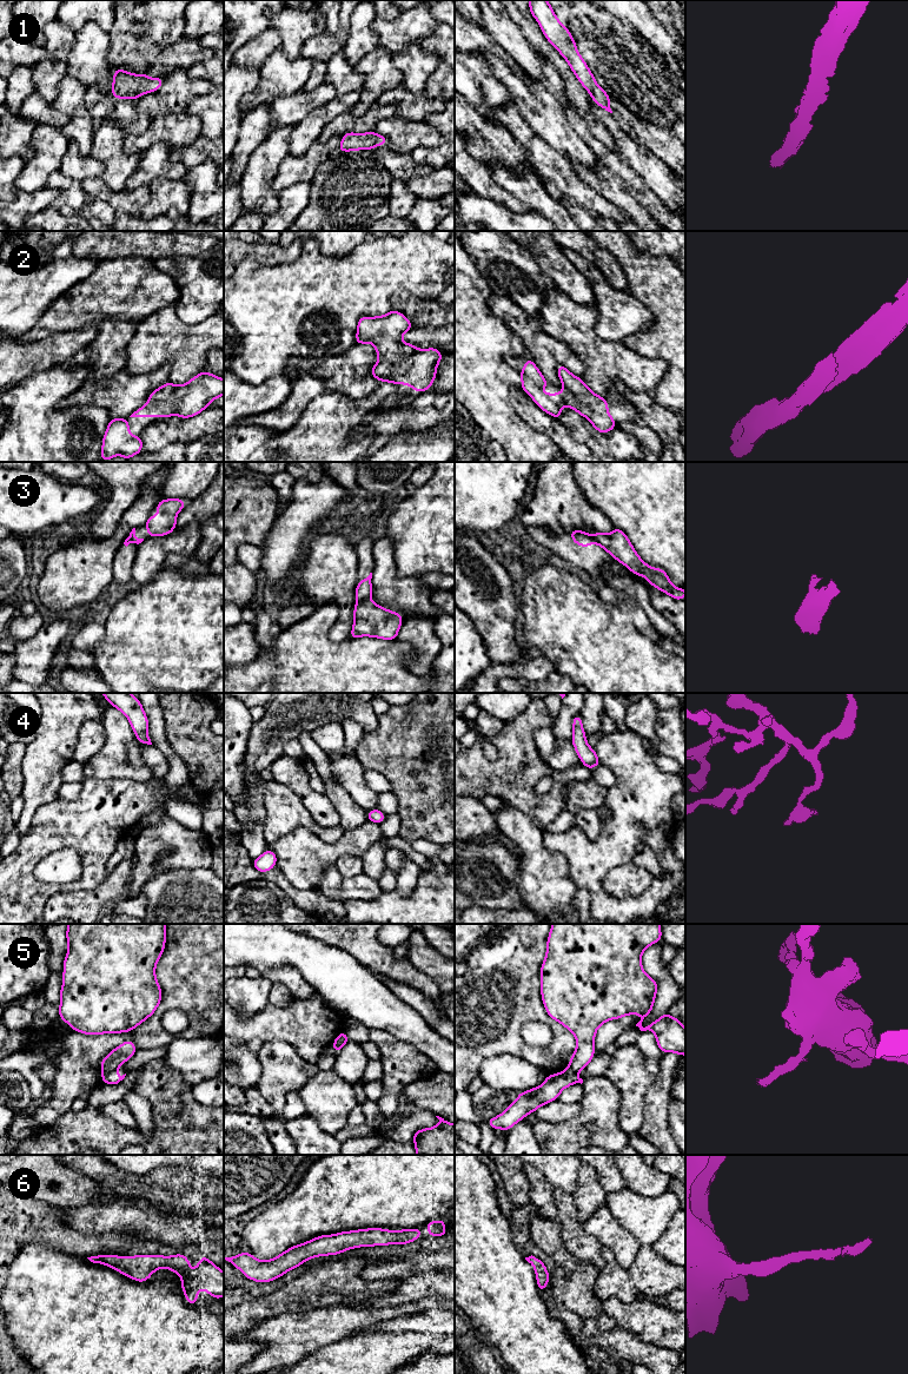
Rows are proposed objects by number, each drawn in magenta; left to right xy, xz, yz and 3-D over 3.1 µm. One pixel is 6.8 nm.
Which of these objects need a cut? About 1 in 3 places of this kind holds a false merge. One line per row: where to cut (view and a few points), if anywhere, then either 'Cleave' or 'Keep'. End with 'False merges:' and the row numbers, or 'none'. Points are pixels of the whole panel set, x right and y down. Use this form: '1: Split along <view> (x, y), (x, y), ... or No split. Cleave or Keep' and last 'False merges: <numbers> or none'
1: No split. Keep
2: Split along xz (418, 349), (395, 361), (378, 361). Cleave
3: Split along xz (364, 599), (357, 603). Cleave
4: No split. Keep
5: Split along xy (116, 1068), (103, 1072). Cleave
6: No split. Keep
False merges: 2, 3, 5

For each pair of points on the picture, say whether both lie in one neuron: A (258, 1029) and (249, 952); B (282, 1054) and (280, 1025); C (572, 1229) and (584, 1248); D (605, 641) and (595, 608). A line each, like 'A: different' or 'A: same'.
A: different
B: different
C: same
D: same

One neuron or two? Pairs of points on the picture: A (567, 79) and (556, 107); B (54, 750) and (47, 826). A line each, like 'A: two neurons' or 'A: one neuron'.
A: two neurons
B: two neurons

